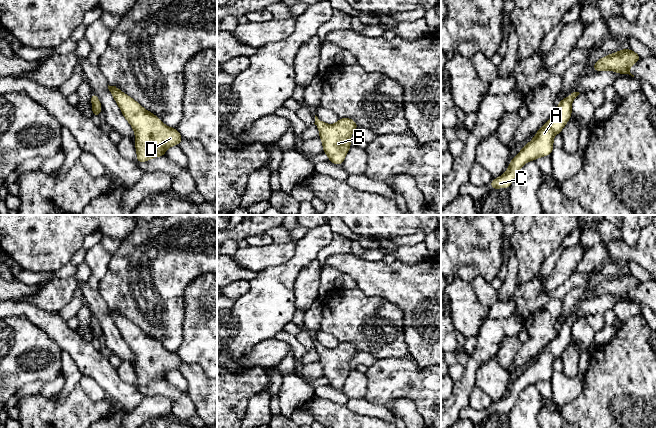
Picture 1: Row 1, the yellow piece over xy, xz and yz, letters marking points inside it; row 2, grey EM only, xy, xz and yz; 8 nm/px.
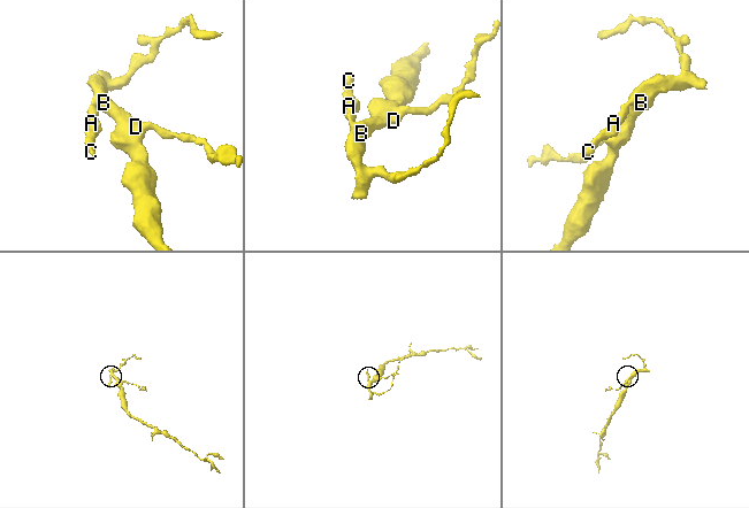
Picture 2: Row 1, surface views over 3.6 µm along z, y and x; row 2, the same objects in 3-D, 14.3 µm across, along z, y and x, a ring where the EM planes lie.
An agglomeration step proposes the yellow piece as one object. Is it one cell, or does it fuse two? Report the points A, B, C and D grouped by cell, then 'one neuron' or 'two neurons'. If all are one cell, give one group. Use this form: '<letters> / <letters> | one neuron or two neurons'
A B C D | one neuron

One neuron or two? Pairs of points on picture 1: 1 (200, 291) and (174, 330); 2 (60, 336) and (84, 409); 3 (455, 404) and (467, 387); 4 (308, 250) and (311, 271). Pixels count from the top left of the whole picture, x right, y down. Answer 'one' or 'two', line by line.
1: two
2: two
3: one
4: two

